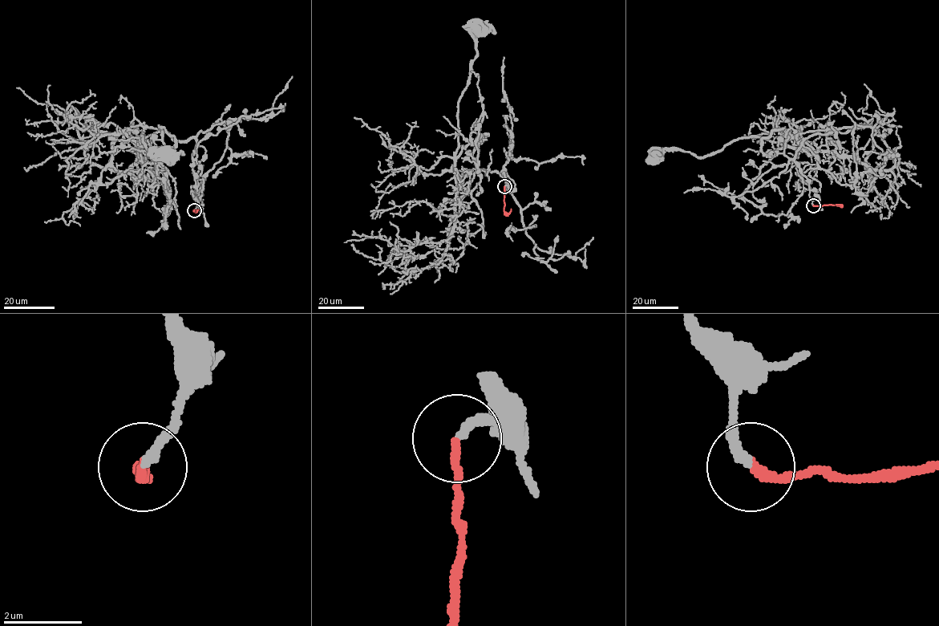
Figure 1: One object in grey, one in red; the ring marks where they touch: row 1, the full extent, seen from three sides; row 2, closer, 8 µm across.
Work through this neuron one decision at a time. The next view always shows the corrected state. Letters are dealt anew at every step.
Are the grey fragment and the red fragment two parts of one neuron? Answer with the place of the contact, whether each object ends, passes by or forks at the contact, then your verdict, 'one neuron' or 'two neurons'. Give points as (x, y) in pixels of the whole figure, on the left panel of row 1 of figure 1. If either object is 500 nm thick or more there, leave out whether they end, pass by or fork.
at (194, 210); grey ends there; red ends there; one neuron

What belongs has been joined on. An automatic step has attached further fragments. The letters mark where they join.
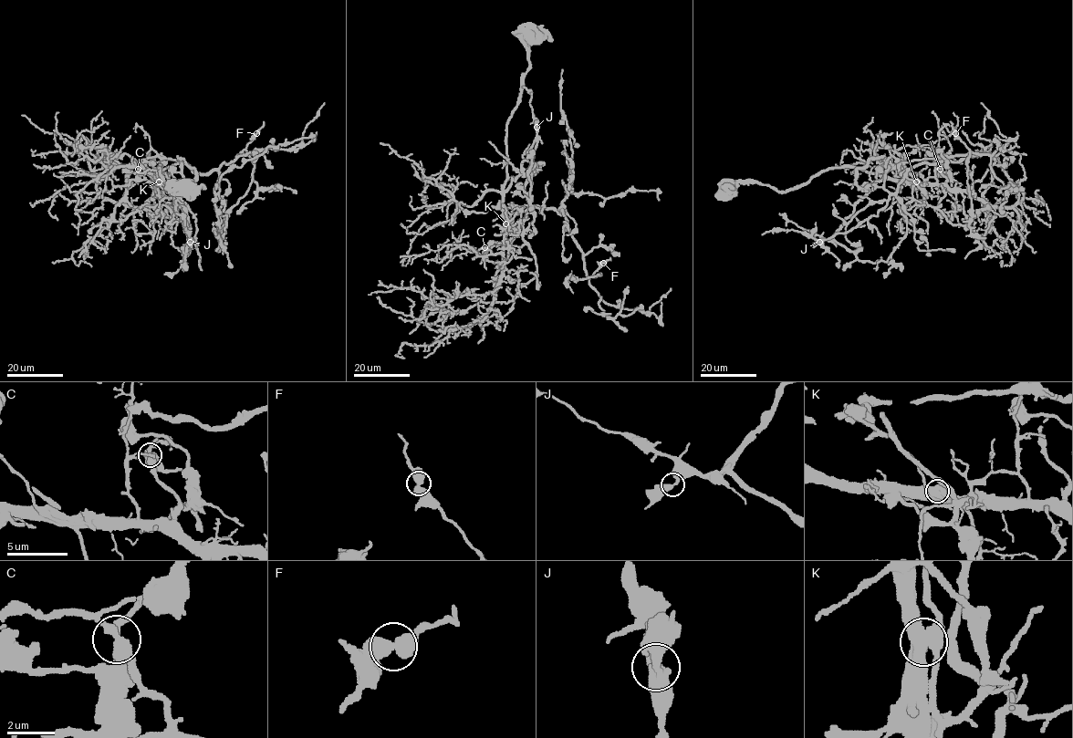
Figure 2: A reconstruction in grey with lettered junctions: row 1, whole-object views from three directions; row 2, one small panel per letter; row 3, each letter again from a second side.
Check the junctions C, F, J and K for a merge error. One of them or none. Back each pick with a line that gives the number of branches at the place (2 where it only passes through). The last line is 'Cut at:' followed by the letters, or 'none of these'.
K: 3
Cut at: K

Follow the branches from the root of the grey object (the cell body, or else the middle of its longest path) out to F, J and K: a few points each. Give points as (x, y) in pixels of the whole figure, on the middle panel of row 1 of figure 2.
F: (533, 36), (507, 123), (504, 221), (506, 213), (555, 208), (586, 274), (603, 262)
J: (533, 36), (520, 100), (507, 123), (505, 191), (524, 172), (521, 163), (533, 144), (536, 127)
K: (533, 36), (528, 46), (529, 67), (523, 79), (520, 100), (507, 123), (507, 176), (503, 190), (505, 223)

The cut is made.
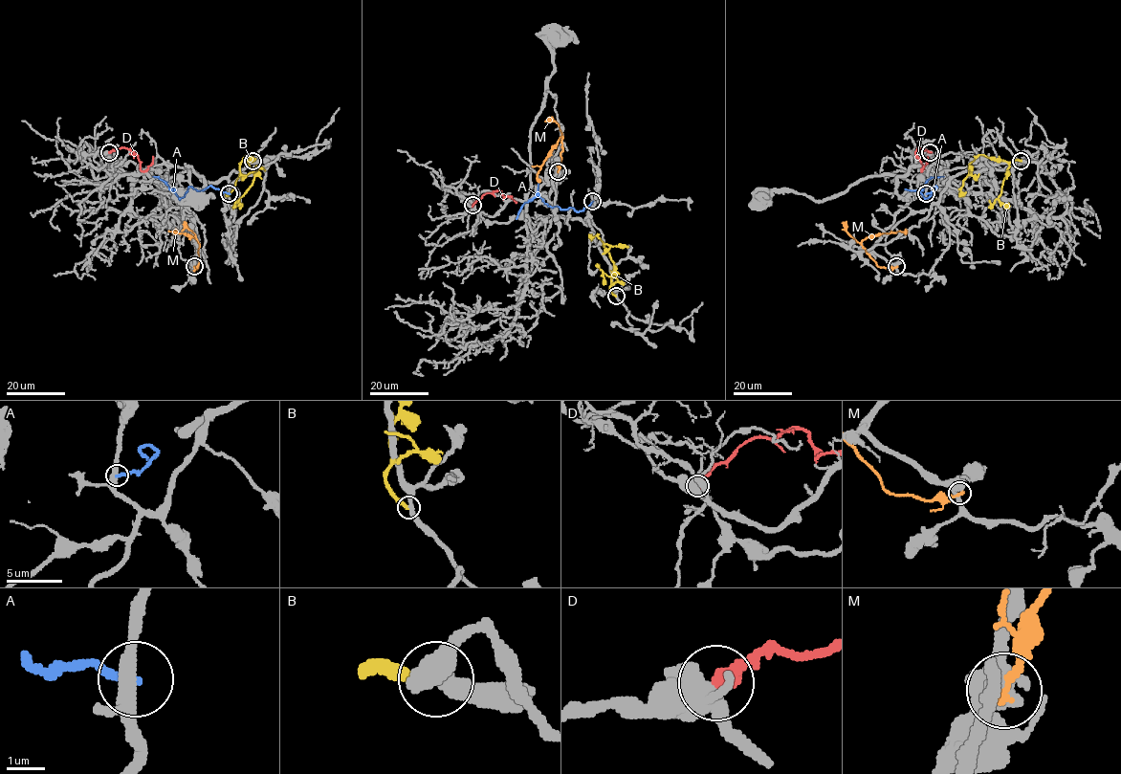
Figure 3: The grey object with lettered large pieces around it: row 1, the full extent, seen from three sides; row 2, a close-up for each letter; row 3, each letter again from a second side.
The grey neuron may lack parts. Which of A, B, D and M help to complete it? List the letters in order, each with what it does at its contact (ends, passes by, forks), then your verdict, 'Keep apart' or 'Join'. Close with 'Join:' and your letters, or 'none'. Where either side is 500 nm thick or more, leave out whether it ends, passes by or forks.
A: It ends there. Keep apart
B: It ends there. Keep apart
D: Keep apart
M: It ends there. Keep apart
Join: none

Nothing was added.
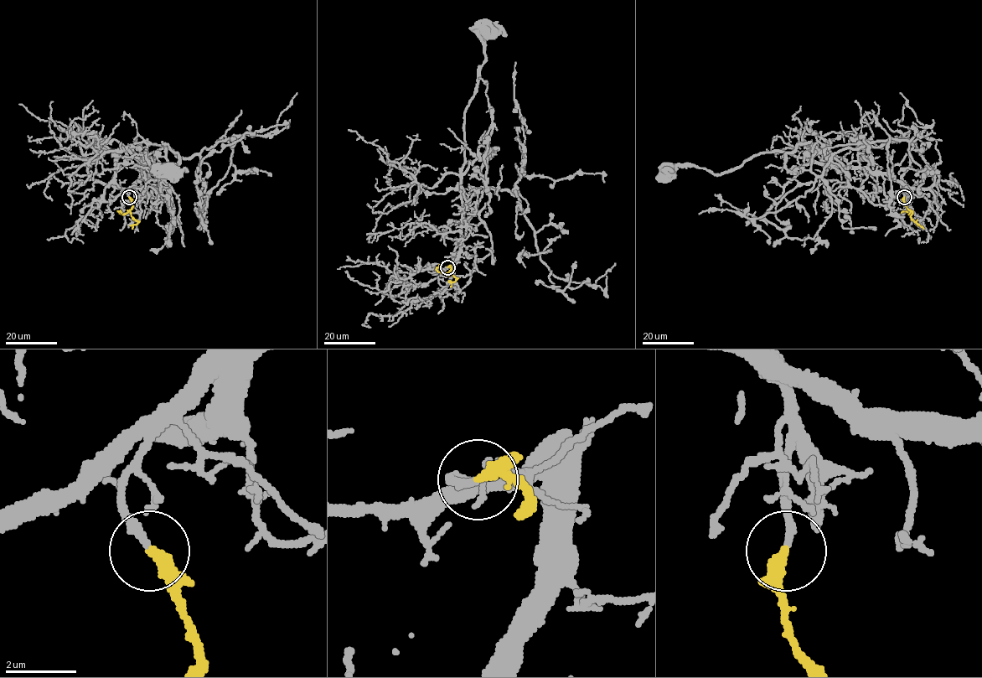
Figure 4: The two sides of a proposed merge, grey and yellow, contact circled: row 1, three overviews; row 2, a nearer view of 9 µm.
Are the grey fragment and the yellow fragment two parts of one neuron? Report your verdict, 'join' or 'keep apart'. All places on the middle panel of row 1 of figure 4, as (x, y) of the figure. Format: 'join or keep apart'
join

